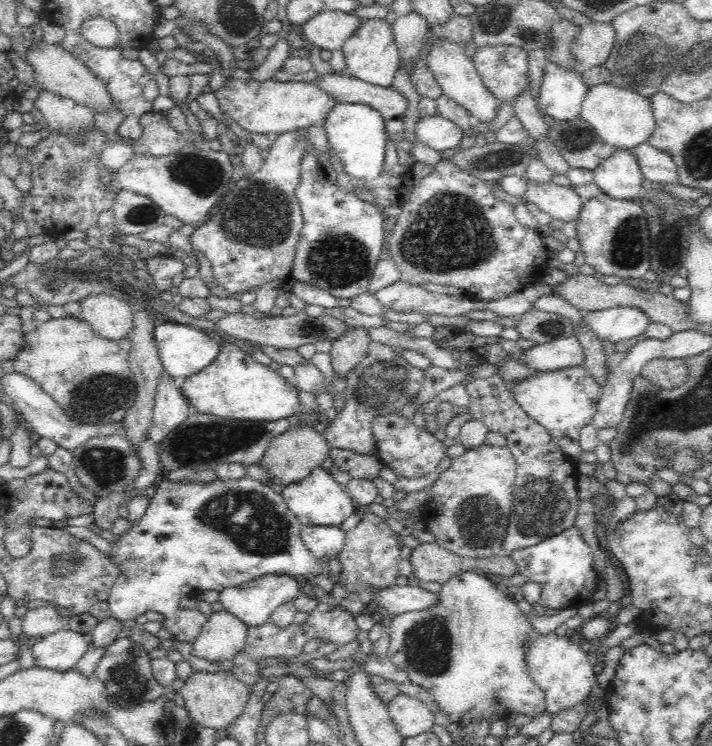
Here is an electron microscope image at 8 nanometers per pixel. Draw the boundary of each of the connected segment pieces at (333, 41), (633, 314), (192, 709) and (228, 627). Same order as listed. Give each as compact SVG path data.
M320 11L302 24L301 38L310 47L318 46L322 51L342 49L362 20L352 13Z
M637 306L614 307L593 313L582 311L580 314L601 341L614 343L620 340L631 343L651 322L648 314Z
M193 670L184 682L184 688L179 692L186 702L185 708L193 725L196 723L216 730L227 729L244 710L248 702L249 687L243 684L233 673L218 670L214 673Z
M214 611L192 643L193 656L217 663L234 658L244 650L248 627L231 612Z

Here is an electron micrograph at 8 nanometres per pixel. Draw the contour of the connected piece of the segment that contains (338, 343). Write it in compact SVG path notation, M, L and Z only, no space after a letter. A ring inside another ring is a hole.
M356 326L333 342L329 352L333 372L346 376L358 366L358 363L366 356L368 346L372 342L369 330L368 327Z

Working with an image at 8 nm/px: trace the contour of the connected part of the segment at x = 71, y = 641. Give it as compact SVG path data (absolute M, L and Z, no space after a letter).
M70 629L34 638L31 646L36 666L60 672L77 670L80 658L92 647L87 636Z

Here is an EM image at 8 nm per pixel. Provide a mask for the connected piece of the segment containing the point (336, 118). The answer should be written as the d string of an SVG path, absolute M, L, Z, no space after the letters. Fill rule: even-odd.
M340 103L322 124L327 132L329 145L336 150L344 172L354 178L370 182L381 176L385 167L387 126L383 116L367 104Z

